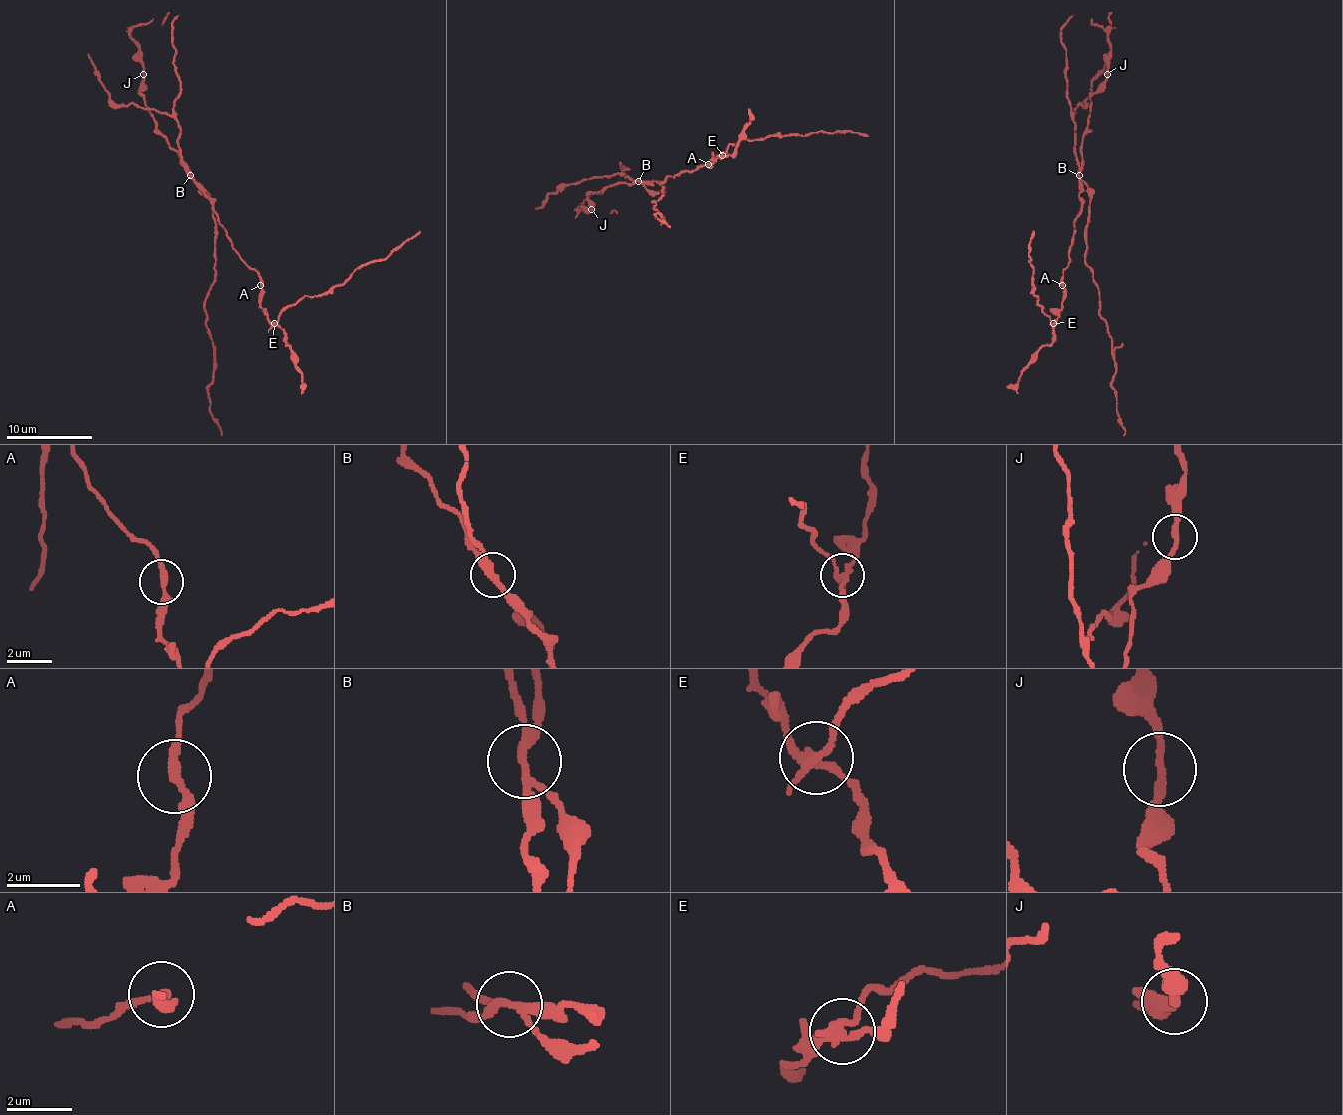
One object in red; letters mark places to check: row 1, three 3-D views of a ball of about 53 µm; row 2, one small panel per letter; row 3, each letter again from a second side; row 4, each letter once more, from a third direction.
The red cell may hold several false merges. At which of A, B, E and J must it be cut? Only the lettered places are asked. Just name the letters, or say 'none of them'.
B, E

